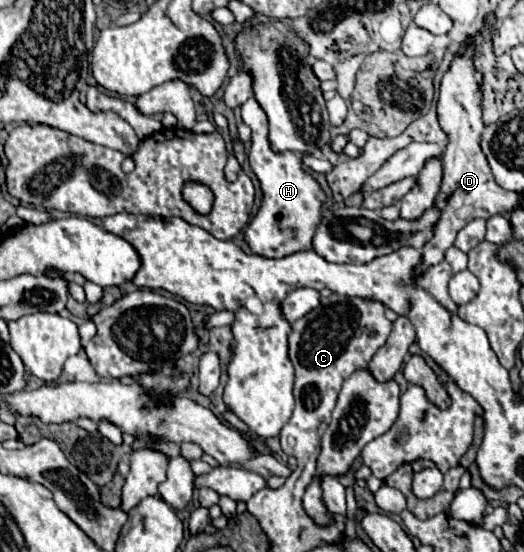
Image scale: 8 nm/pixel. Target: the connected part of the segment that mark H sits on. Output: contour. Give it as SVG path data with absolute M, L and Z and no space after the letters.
M248 98L240 108L244 124L252 128L252 150L248 154L250 166L258 176L264 192L262 206L246 228L246 242L254 254L266 258L284 258L294 252L310 250L316 224L322 216L324 192L318 182L302 170L300 156L296 156L294 152L272 152L268 144L268 120L260 104L254 98Z

